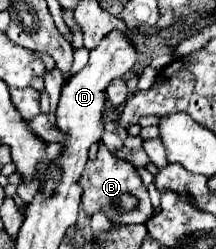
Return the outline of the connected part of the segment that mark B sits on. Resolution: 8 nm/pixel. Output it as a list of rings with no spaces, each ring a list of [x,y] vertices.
[[[105,147],[99,149],[97,159],[87,161],[85,173],[81,175],[81,187],[83,187],[83,211],[91,217],[95,211],[103,211],[111,221],[117,221],[121,225],[129,223],[147,223],[147,219],[153,215],[153,205],[147,193],[147,187],[143,185],[141,177],[137,175],[137,169],[123,159],[113,157]]]

